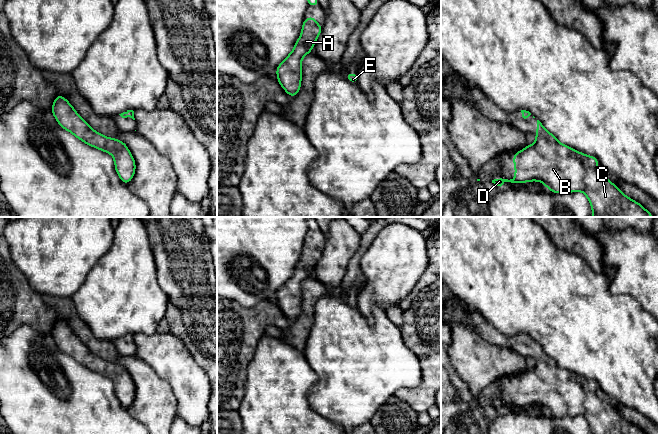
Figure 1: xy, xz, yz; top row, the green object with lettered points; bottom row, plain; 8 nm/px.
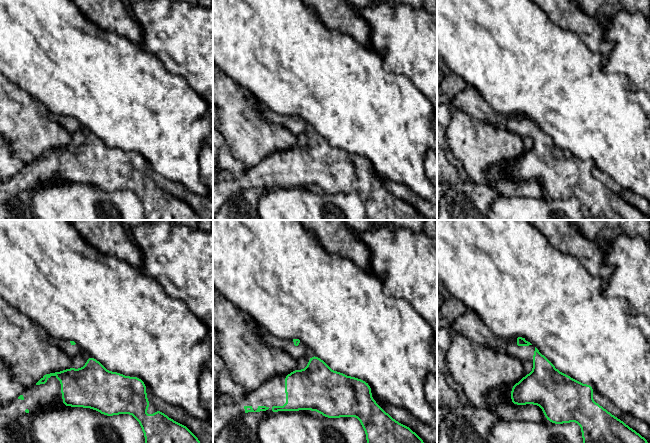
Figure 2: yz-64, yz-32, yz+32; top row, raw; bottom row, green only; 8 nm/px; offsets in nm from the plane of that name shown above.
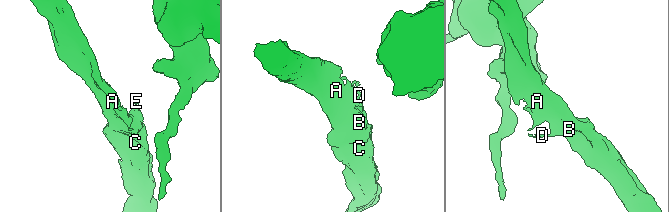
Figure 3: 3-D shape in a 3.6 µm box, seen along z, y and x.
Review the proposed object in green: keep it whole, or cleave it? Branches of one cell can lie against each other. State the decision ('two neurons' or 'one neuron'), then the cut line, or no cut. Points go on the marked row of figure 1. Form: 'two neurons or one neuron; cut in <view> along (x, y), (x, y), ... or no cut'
one neuron; no cut

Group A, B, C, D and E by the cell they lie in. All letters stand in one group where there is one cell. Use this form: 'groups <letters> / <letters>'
groups A B C D E

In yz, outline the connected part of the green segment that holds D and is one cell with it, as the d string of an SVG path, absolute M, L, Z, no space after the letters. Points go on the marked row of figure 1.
M537 120L536 141L533 145L518 151L513 156L514 179L494 179L492 183L502 186L505 182L525 183L542 182L551 192L583 192L588 198L593 217L653 217L641 204L624 195L609 179L597 171L599 163L595 156L588 156L558 142L557 138Z

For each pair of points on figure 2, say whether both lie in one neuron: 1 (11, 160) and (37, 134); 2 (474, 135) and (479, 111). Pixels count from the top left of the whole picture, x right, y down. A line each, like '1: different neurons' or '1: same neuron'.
1: different neurons
2: different neurons

